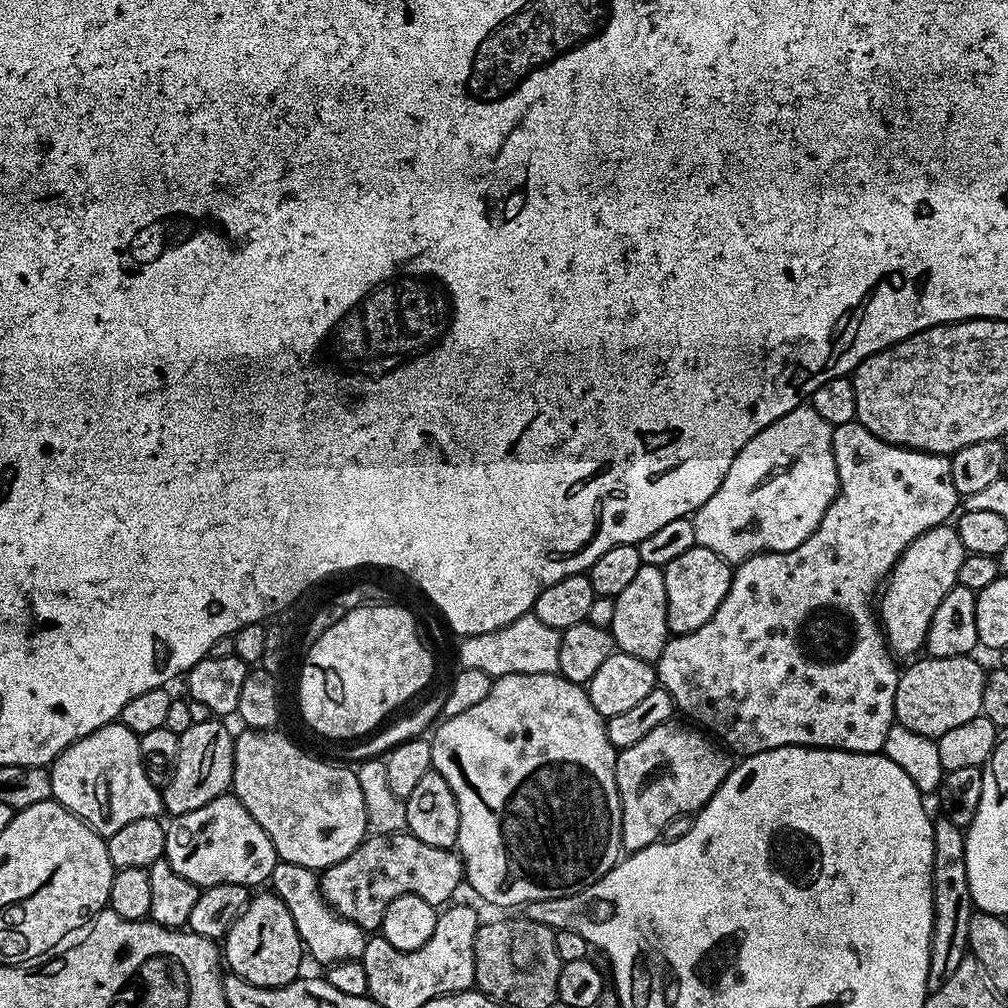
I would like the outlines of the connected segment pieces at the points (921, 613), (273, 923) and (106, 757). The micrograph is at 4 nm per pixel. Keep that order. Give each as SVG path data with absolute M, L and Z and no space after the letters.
M951 523L939 524L926 530L907 550L900 555L899 562L890 573L890 579L883 589L884 601L879 601L878 612L882 617L882 628L893 653L911 657L925 647L930 630L930 618L938 610L942 598L950 594L958 578L958 570L965 558L962 538Z
M271 890L249 899L222 941L222 956L233 973L259 988L281 988L301 975L302 941L290 910Z
M113 722L103 724L98 730L75 740L69 748L64 749L50 765L52 774L52 794L57 804L75 814L99 836L109 837L118 834L122 826L136 821L137 818L159 817L162 812L162 792L142 766L140 737L131 732L125 724Z

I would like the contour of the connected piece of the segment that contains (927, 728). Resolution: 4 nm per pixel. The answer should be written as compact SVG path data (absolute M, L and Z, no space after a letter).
M969 654L950 658L925 655L924 660L913 659L913 664L900 672L894 698L895 723L914 730L914 734L938 738L946 730L954 730L954 726L962 726L962 722L981 715L986 668L976 658Z

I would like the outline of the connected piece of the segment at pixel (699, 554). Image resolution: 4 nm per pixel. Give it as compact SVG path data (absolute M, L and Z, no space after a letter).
M699 546L686 550L686 554L678 554L678 558L663 565L663 569L668 599L668 630L672 634L698 630L698 626L712 617L728 593L734 571L733 565L714 554L714 550Z

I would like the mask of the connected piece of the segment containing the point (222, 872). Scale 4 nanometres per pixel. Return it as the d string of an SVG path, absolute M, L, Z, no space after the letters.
M225 794L214 798L210 802L206 802L206 806L198 806L198 810L190 810L181 816L173 816L167 821L164 833L166 834L166 846L164 847L163 859L170 862L170 866L174 866L174 870L178 870L178 874L182 874L182 878L190 878L190 882L199 884L201 889L209 888L215 884L243 884L245 886L253 886L252 884L260 884L271 877L274 866L278 862L278 857L274 846L270 842L270 838L266 834L266 830L262 830L262 826L258 826L258 822L246 810L246 806L242 806L242 802L237 800L235 795Z

